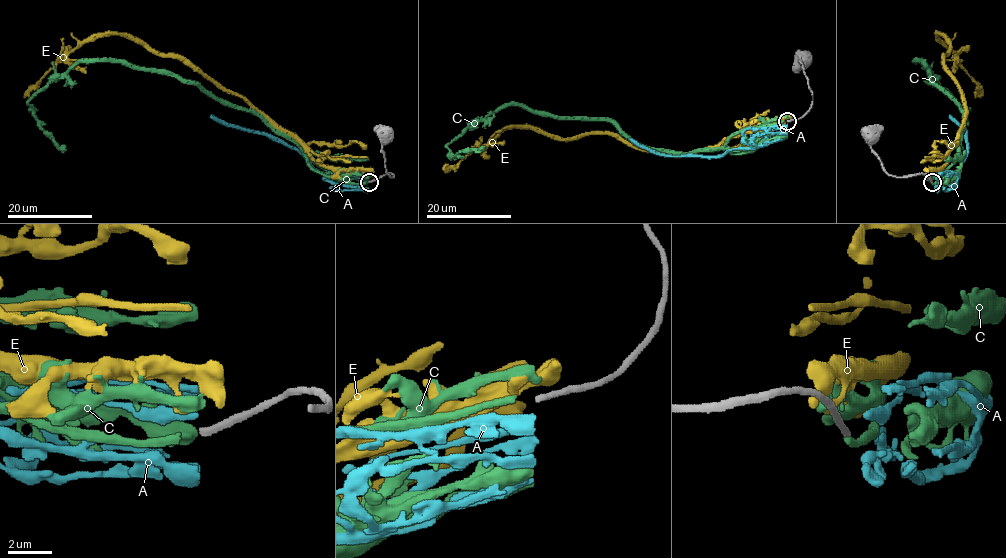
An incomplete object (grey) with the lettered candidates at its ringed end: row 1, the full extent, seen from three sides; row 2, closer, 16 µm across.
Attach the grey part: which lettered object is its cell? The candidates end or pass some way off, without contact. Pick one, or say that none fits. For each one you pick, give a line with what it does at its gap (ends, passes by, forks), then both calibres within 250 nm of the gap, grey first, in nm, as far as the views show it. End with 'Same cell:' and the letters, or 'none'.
C: It passes by. Thickness 280 nm (grey) against 220 nm
Same cell: C

